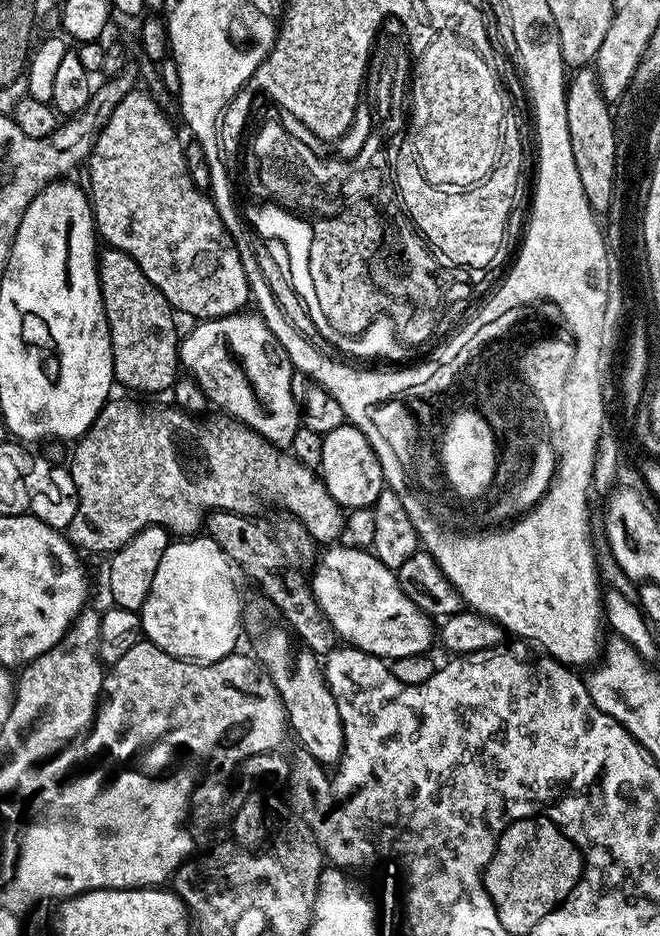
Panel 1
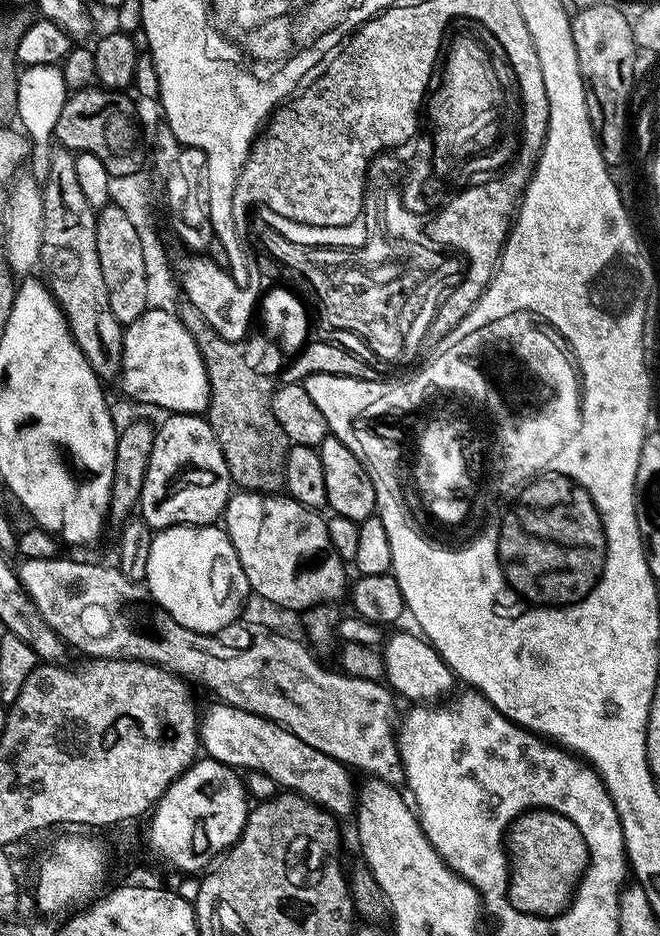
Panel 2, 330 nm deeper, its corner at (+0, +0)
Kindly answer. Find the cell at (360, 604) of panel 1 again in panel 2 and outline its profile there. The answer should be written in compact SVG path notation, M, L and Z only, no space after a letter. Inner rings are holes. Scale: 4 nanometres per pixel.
M243 490L233 491L228 498L228 505L224 508L224 515L222 517L223 527L226 529L230 542L234 546L234 550L238 554L238 558L242 562L242 570L248 579L248 587L253 593L256 592L264 600L269 600L272 604L277 604L280 608L297 608L303 610L305 608L313 608L315 604L332 604L333 602L340 602L336 600L345 599L346 584L344 588L344 568L346 568L345 561L336 558L333 559L333 564L320 564L324 560L324 555L329 555L330 545L328 542L328 521L321 513L316 510L309 510L302 507L296 500L292 499L287 494L265 494L262 492L246 492Z

